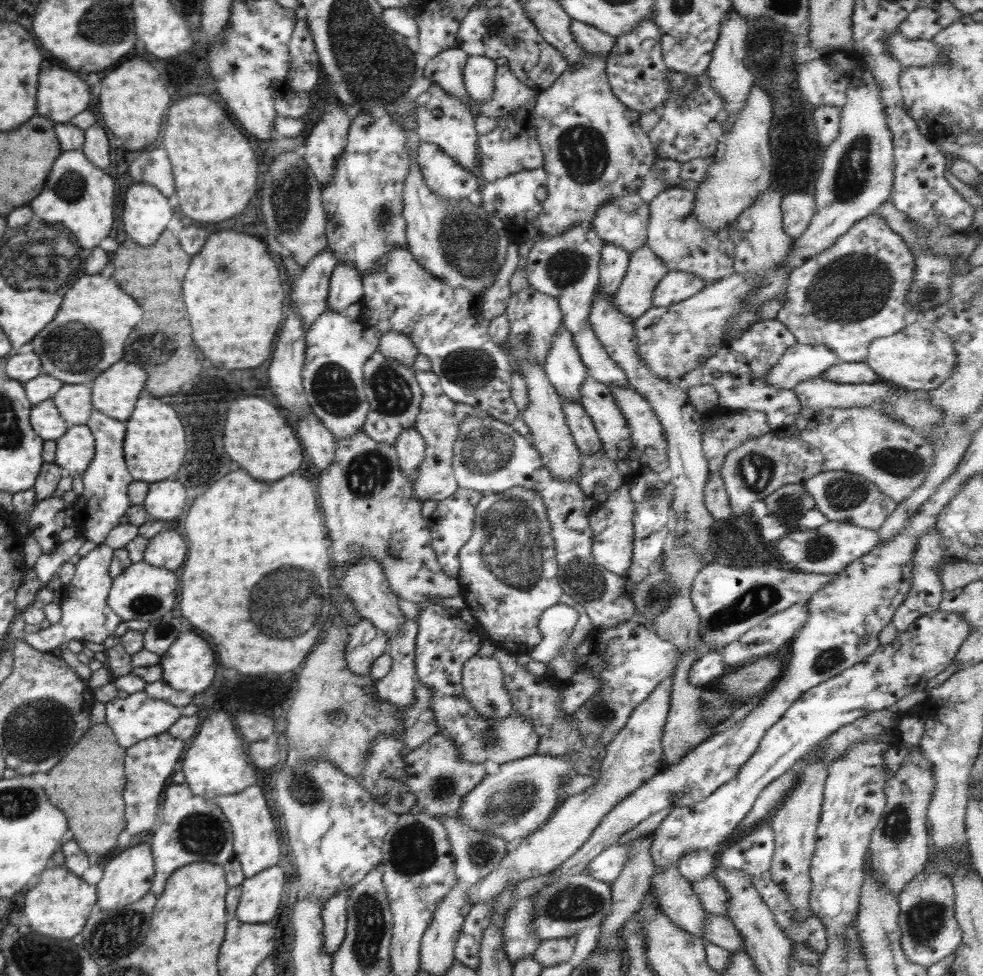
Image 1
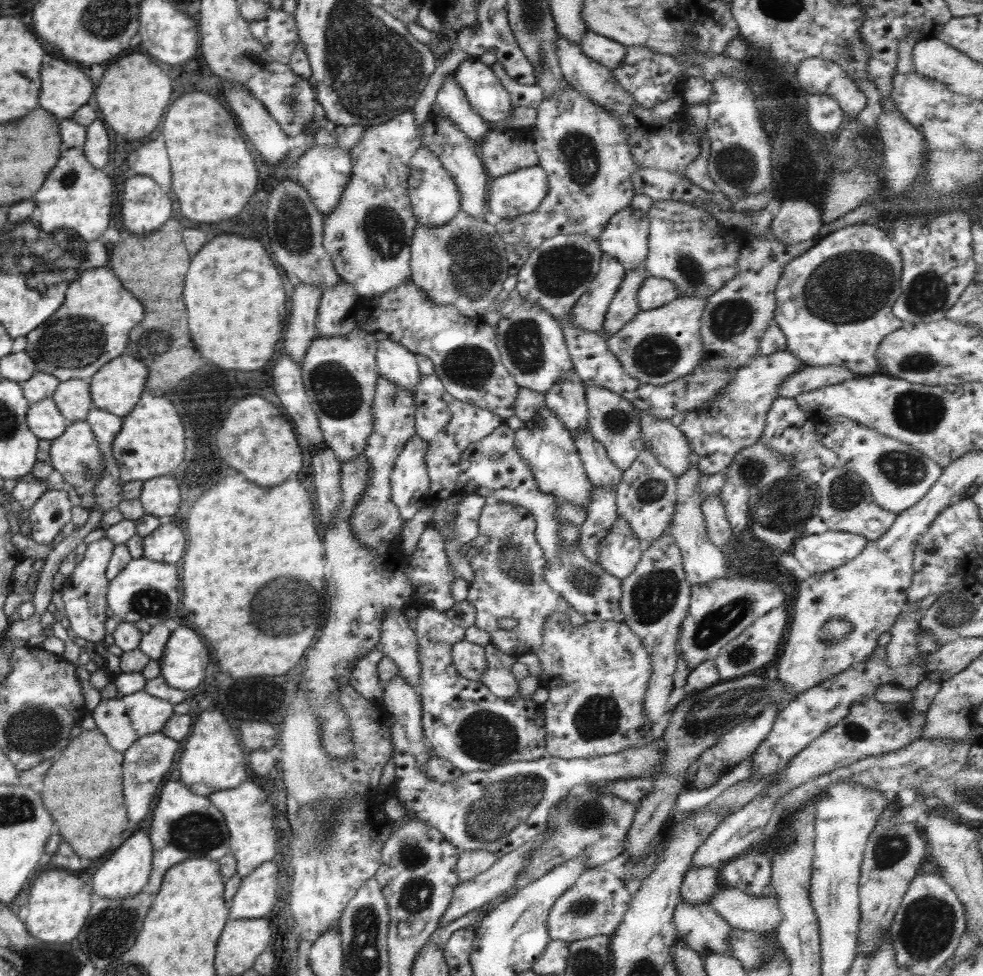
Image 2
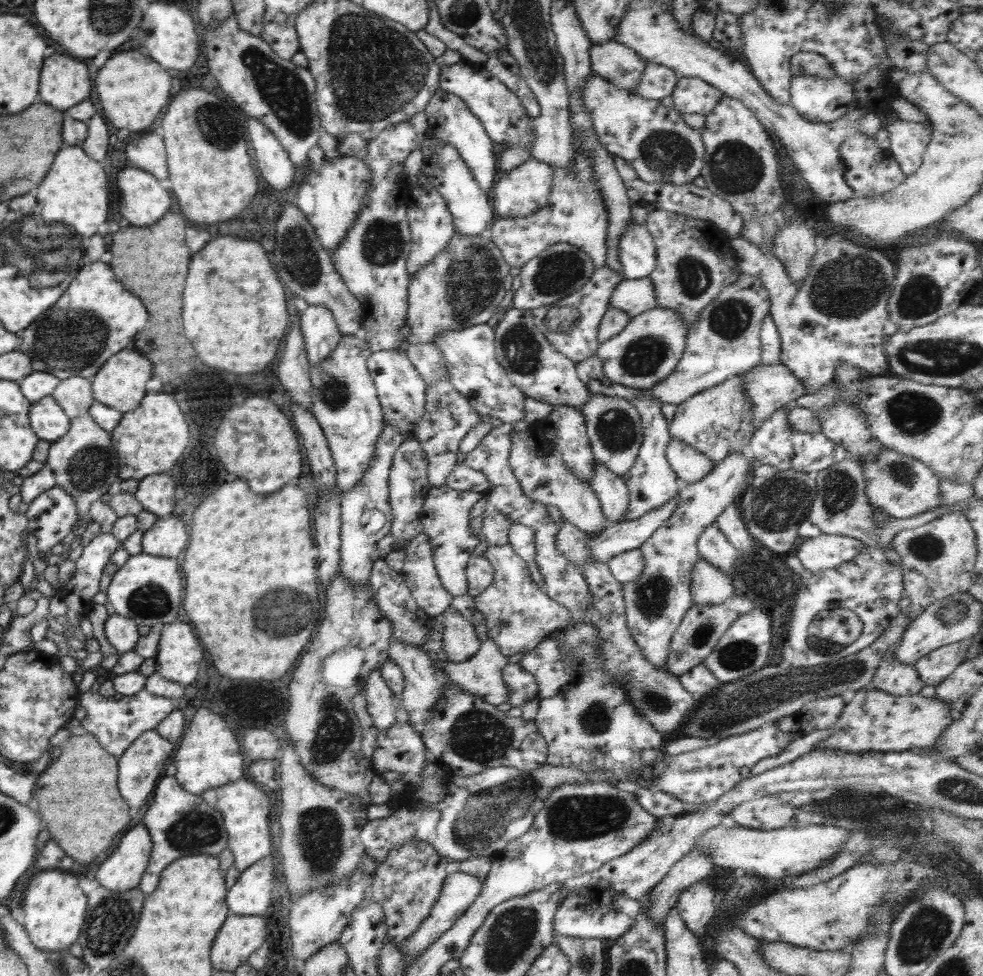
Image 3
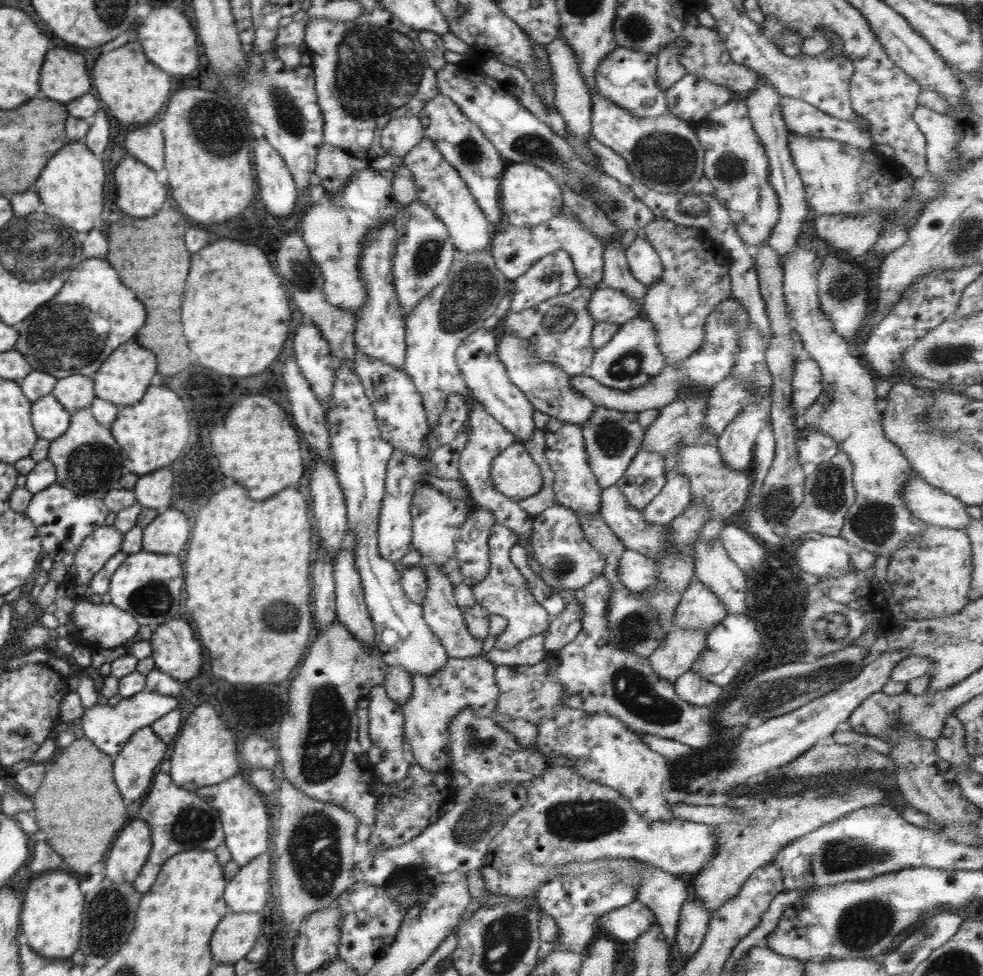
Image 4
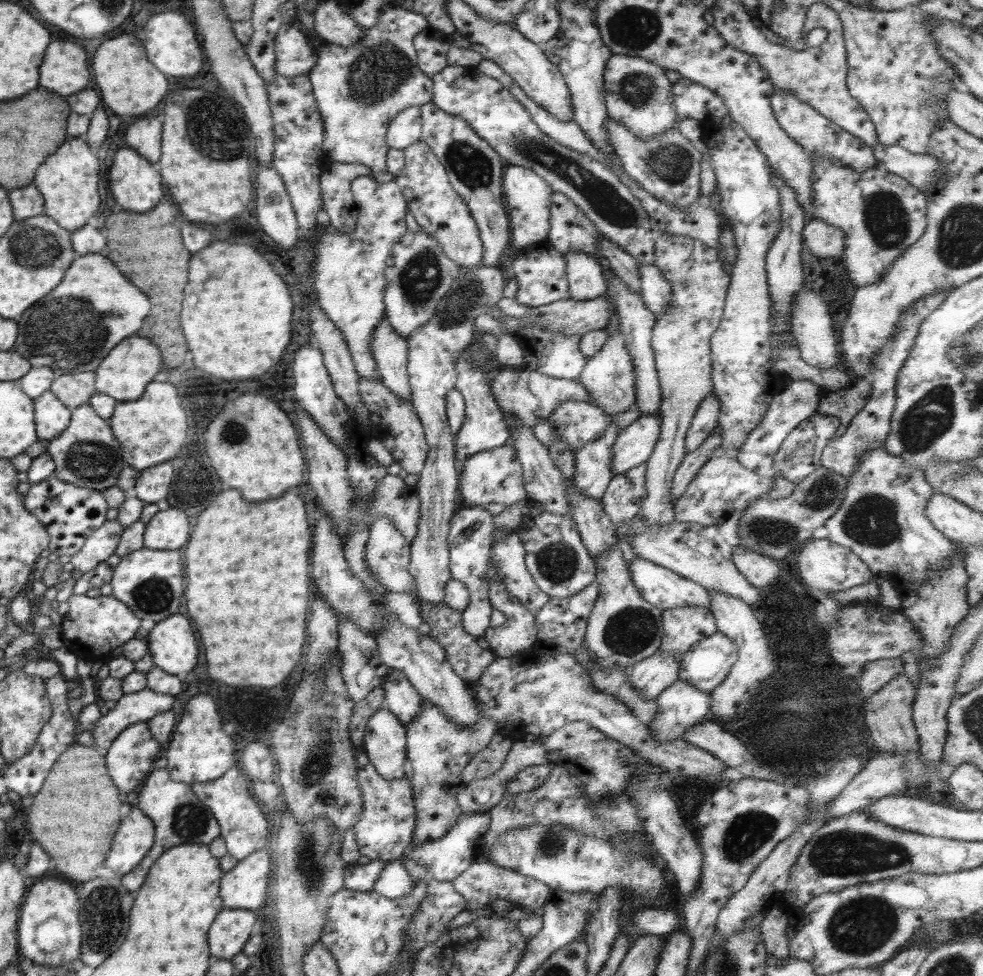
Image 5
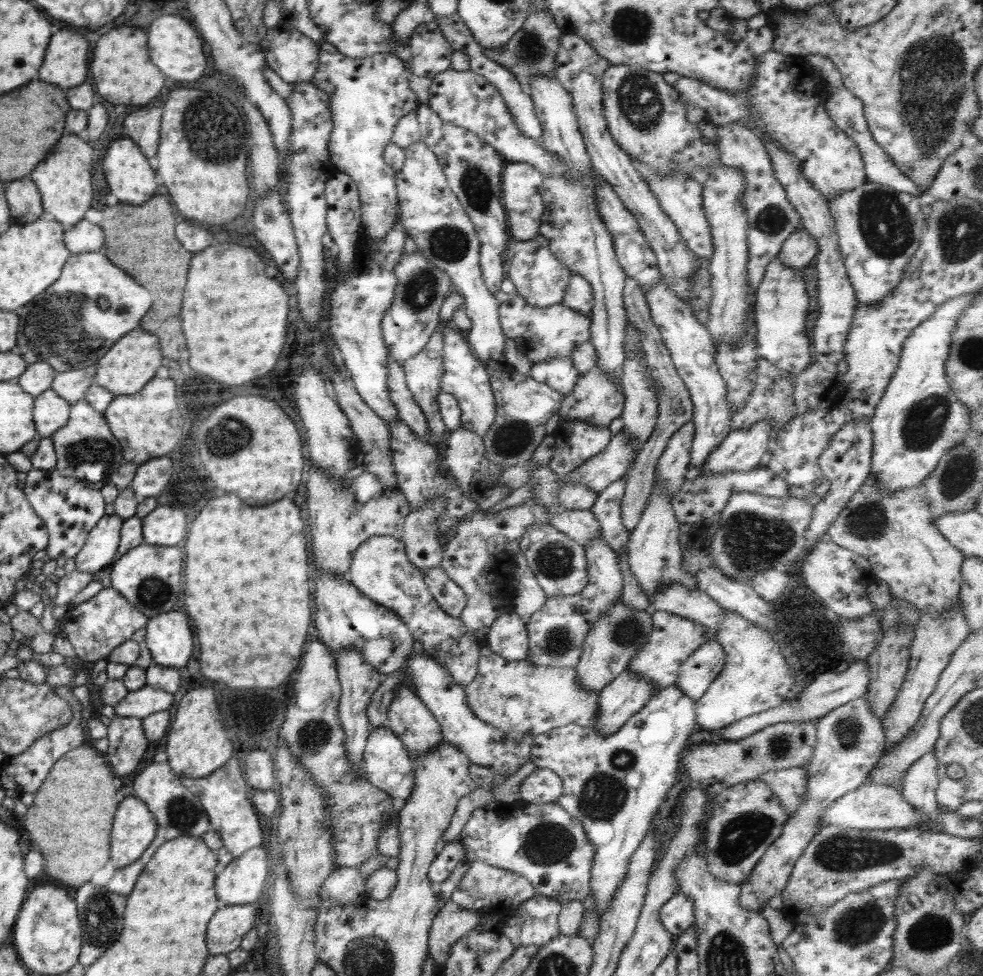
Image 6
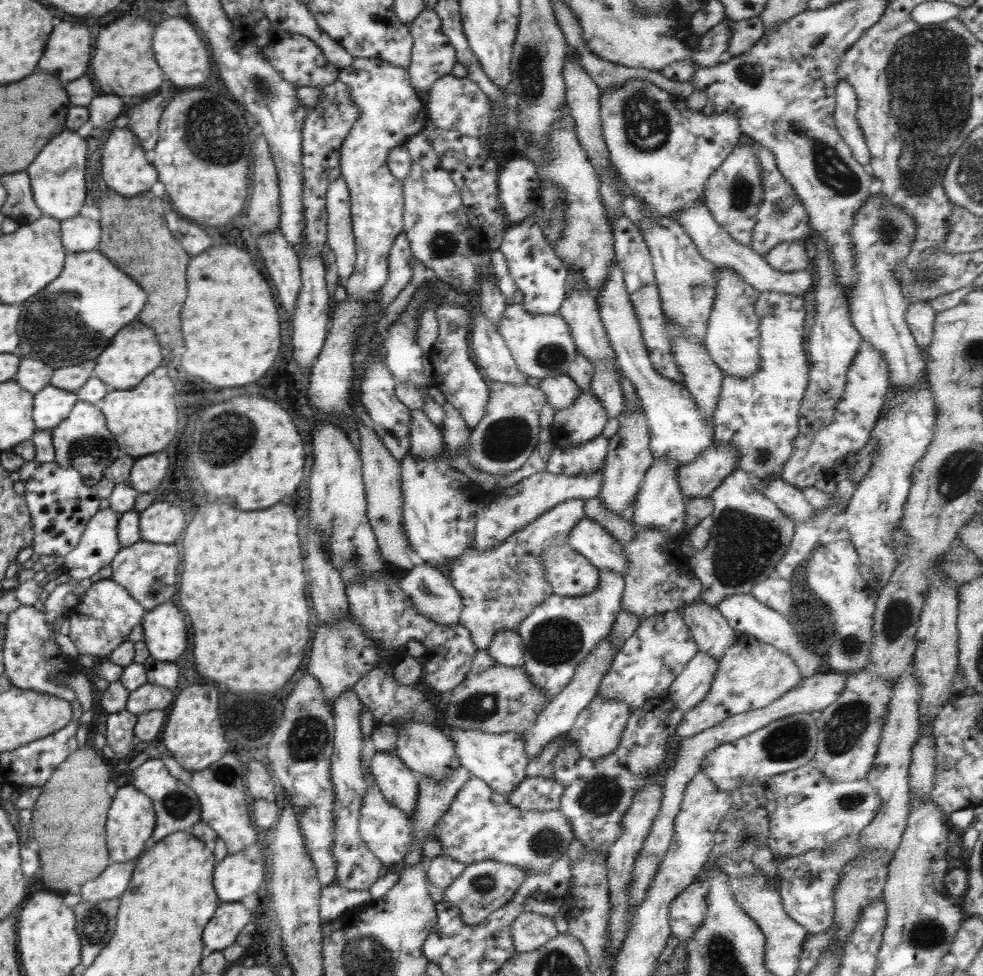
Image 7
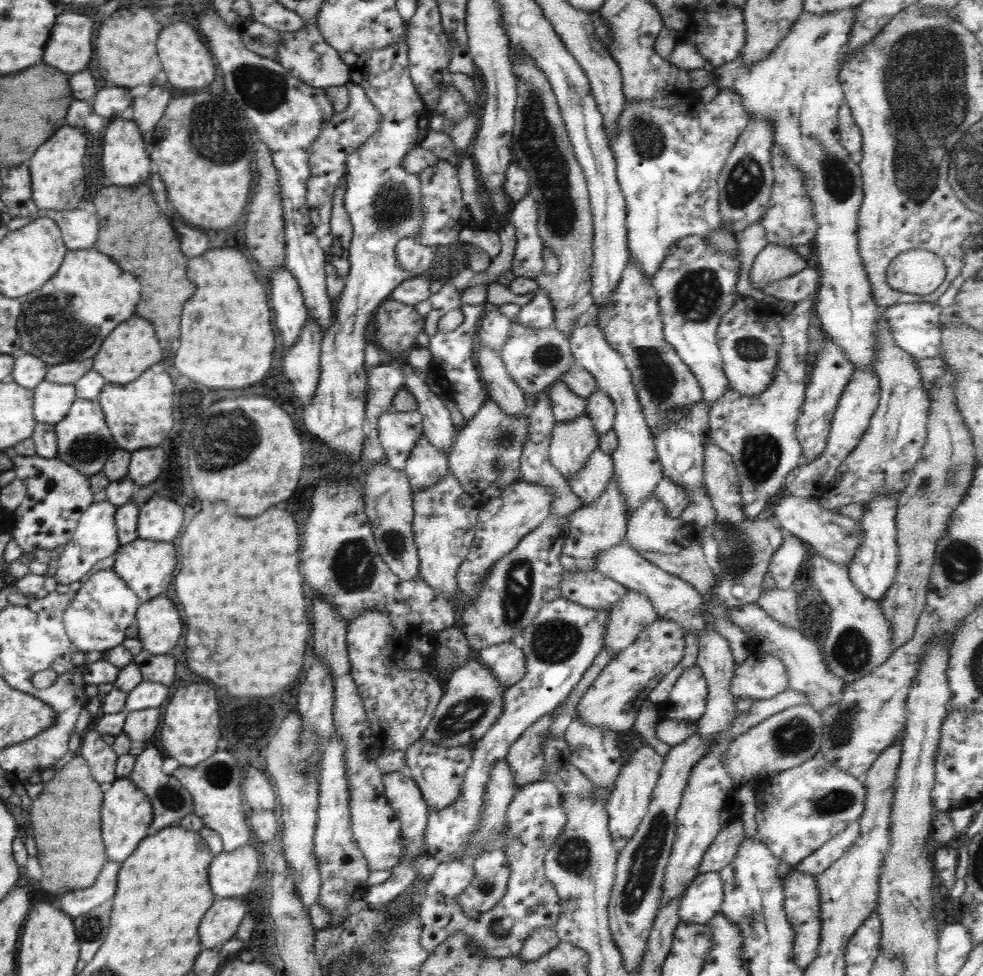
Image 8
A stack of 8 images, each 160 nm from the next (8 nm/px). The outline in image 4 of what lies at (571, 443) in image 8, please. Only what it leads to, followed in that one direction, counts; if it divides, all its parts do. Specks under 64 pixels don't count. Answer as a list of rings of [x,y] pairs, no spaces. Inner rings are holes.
[[[645,314],[619,325],[610,343],[595,350],[586,375],[603,386],[617,390],[631,390],[646,385],[666,366],[666,359],[658,345],[657,332]]]

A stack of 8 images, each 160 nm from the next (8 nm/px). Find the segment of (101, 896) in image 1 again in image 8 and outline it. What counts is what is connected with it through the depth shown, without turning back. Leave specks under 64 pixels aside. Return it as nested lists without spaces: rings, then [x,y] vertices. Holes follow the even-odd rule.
[[[118,777],[104,786],[102,804],[102,838],[108,856],[115,862],[124,862],[136,850],[136,846],[150,834],[153,822],[153,806],[150,799],[129,778]]]

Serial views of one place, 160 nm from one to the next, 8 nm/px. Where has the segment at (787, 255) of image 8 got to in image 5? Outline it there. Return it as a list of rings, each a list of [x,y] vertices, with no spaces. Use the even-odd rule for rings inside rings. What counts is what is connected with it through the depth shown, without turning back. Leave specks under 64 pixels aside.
[[[814,218],[804,225],[803,245],[821,258],[842,256],[845,249],[845,232]]]

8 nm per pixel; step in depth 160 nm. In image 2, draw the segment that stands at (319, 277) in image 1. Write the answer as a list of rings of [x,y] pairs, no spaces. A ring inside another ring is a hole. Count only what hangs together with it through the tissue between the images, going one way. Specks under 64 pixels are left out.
[[[295,281],[294,284],[295,290],[290,300],[290,318],[284,332],[284,352],[290,354],[294,363],[302,365],[310,343],[317,336],[318,305],[323,291],[317,286],[303,282]]]

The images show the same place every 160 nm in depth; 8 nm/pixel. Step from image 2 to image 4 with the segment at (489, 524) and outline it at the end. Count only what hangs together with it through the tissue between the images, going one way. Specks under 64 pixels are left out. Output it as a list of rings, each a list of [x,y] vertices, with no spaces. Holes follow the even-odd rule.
[[[493,524],[487,545],[489,546],[490,568],[488,574],[478,584],[472,585],[471,589],[478,605],[483,606],[491,615],[500,615],[506,619],[507,628],[496,639],[495,647],[498,650],[510,650],[519,642],[528,637],[541,635],[548,630],[552,616],[532,596],[530,586],[524,575],[514,566],[510,560],[510,549],[518,543],[518,536],[507,526]]]

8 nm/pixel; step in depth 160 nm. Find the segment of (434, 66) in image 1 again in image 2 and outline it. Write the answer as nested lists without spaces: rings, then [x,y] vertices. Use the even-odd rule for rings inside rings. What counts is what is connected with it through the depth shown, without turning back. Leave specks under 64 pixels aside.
[[[449,74],[438,89],[431,110],[437,112],[442,118],[451,120],[457,129],[468,138],[472,138],[478,147],[484,142],[483,139],[491,128],[479,114],[474,112],[464,90],[453,79],[453,74]]]

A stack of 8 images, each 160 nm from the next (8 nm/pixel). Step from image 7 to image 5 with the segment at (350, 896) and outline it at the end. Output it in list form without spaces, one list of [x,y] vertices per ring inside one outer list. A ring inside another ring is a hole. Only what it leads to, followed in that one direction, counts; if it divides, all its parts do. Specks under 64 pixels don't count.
[[[362,860],[356,865],[350,865],[344,870],[344,889],[354,891],[374,891],[376,879],[390,862]]]

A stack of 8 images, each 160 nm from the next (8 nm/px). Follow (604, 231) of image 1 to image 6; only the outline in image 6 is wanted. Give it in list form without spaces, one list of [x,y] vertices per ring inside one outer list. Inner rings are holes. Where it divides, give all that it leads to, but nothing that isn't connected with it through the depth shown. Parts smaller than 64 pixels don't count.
[[[659,278],[654,286],[646,290],[647,303],[651,319],[660,331],[661,339],[670,352],[677,374],[686,385],[694,406],[691,422],[696,427],[691,444],[691,461],[688,467],[690,476],[698,475],[706,457],[718,448],[732,429],[730,408],[727,401],[726,382],[722,380],[714,360],[714,343],[708,329],[693,315],[689,305],[678,298],[667,285],[664,278]]]

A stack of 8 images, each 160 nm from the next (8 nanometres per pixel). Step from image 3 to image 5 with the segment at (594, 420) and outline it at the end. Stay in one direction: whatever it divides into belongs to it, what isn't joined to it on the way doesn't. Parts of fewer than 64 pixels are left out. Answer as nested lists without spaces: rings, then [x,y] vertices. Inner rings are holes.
[[[614,420],[606,427],[600,438],[589,442],[575,453],[574,487],[588,498],[601,498],[614,478],[611,470],[613,446],[618,436]]]

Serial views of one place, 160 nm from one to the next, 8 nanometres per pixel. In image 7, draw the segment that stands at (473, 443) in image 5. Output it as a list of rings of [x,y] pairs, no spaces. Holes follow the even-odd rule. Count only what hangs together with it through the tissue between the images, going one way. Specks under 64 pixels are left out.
[[[442,303],[435,310],[438,321],[438,337],[432,350],[428,354],[433,375],[433,383],[444,398],[458,410],[461,418],[470,428],[478,426],[478,422],[486,414],[486,406],[490,398],[490,390],[486,385],[486,378],[480,375],[478,365],[473,362],[471,347],[469,346],[469,333],[472,332],[472,318],[468,307]],[[450,322],[456,323],[456,329],[450,329]]]

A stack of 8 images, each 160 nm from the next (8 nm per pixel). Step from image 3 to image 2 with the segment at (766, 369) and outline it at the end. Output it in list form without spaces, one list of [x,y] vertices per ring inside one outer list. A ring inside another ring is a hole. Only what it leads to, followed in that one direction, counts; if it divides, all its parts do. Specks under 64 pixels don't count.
[[[808,366],[782,382],[778,396],[782,398],[796,398],[798,395],[820,389],[835,383],[858,378],[860,375],[852,373],[846,366]]]

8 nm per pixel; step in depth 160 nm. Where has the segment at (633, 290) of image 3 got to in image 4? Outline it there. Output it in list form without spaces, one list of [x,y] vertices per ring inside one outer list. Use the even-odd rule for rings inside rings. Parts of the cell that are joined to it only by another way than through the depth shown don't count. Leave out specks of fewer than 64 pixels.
[[[603,285],[592,293],[587,308],[596,323],[613,322],[618,325],[632,320],[642,312],[642,306],[628,294]]]

